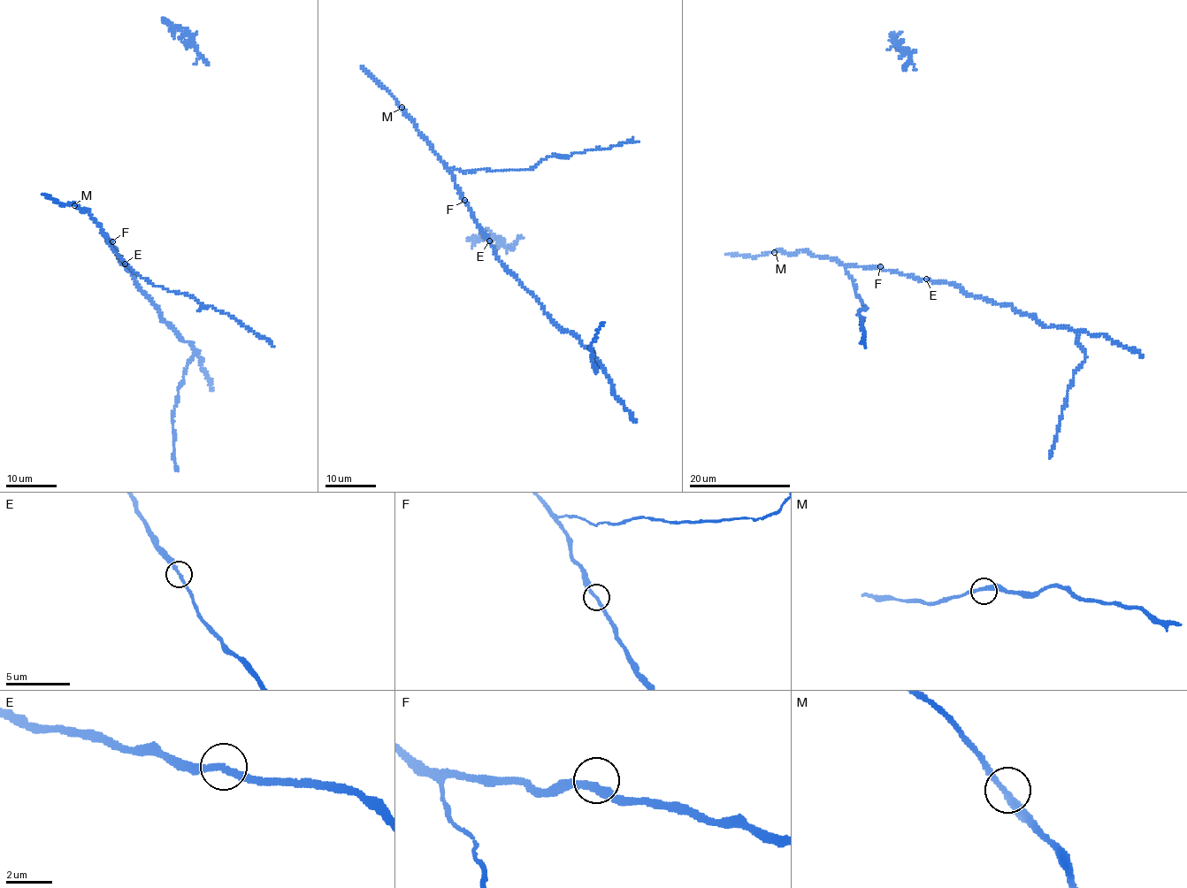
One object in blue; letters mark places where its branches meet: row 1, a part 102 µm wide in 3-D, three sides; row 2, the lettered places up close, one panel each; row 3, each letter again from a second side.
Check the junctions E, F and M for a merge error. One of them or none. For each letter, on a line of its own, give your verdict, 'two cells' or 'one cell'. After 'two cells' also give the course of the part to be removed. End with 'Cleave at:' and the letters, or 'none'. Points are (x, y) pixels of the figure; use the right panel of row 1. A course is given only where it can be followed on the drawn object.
E: one cell
F: one cell
M: one cell
Cleave at: none

